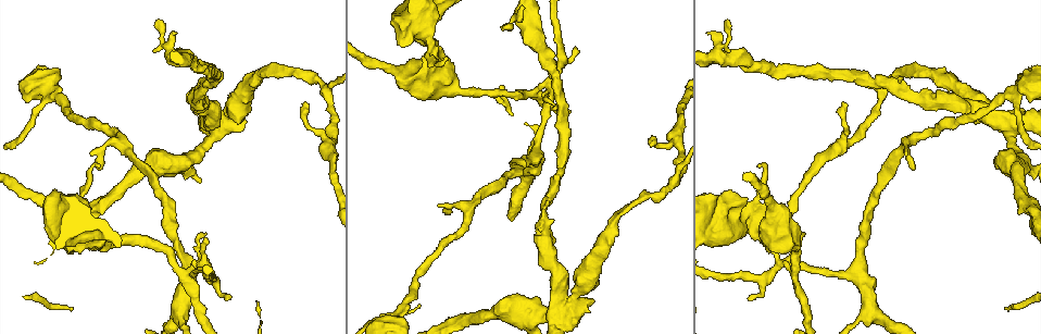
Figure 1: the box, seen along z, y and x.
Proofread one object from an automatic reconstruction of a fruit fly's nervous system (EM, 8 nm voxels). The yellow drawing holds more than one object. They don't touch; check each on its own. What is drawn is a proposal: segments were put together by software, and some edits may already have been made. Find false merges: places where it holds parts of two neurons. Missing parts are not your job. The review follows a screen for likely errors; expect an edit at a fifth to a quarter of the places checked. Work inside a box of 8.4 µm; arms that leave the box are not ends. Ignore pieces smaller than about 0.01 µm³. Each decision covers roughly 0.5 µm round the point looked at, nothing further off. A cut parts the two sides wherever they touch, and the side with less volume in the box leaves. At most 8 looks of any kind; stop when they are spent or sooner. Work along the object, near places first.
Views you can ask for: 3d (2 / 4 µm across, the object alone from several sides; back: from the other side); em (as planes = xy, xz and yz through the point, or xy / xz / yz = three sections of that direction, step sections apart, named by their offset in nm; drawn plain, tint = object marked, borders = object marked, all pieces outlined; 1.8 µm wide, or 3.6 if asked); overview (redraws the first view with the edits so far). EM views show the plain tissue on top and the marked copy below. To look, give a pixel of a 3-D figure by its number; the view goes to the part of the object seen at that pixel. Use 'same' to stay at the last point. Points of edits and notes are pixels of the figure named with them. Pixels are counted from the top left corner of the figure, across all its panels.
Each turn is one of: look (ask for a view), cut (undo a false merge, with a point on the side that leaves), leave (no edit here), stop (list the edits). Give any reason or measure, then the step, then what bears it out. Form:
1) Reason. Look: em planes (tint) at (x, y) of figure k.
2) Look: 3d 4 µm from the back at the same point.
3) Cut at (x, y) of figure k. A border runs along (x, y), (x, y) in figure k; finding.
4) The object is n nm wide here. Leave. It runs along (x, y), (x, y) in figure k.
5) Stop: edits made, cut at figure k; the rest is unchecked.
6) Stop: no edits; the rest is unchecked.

Sharp bend. Look: em planes (tint) at (785, 264) of figure 1.

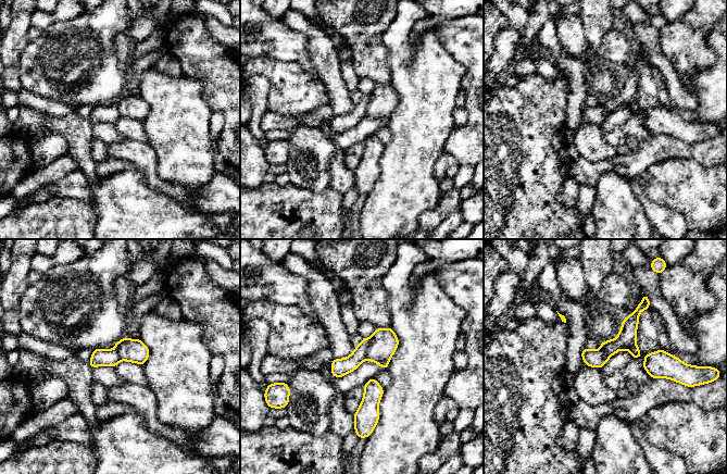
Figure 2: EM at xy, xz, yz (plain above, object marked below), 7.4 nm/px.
Cut at (384, 342) of figure 2. The part that leaves runs along (640, 307), (628, 332), (608, 351) in figure 2; a second neuron is stuck on.

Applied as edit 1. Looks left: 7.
Abrupt turn. Look: em xy step 8 (tint) at (1012, 129) of figure 1.

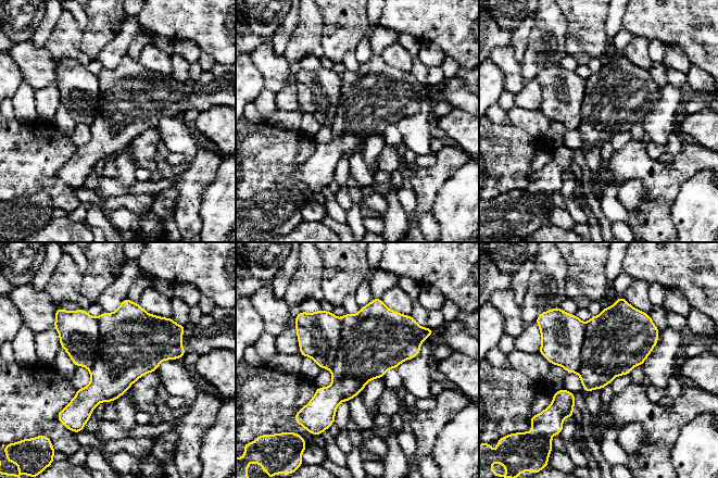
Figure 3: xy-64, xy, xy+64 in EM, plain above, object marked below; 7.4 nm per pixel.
Another direction. Look: em planes (borders) at the same point.

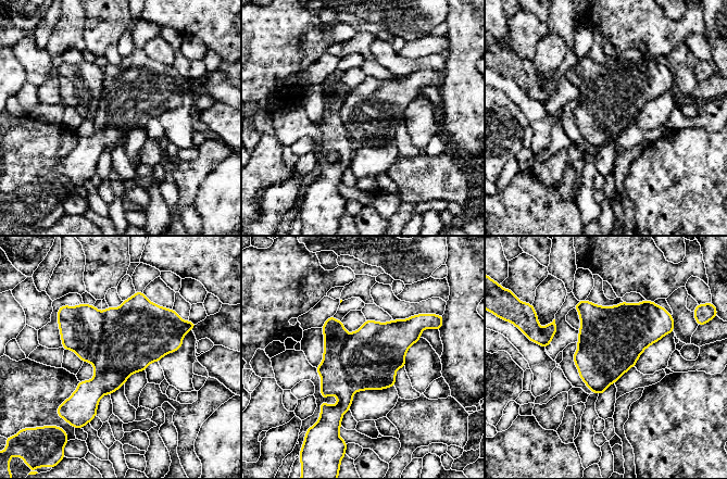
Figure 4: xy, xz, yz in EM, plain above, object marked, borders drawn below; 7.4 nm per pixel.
Cut at (334, 378) of figure 4. The part that leaves runs along (331, 319), (338, 417) in figure 4; a second neuron is stuck on.

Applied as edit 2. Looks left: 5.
Stop: edits made, cut at figure 2, cut at figure 4; the rest is unchecked.

